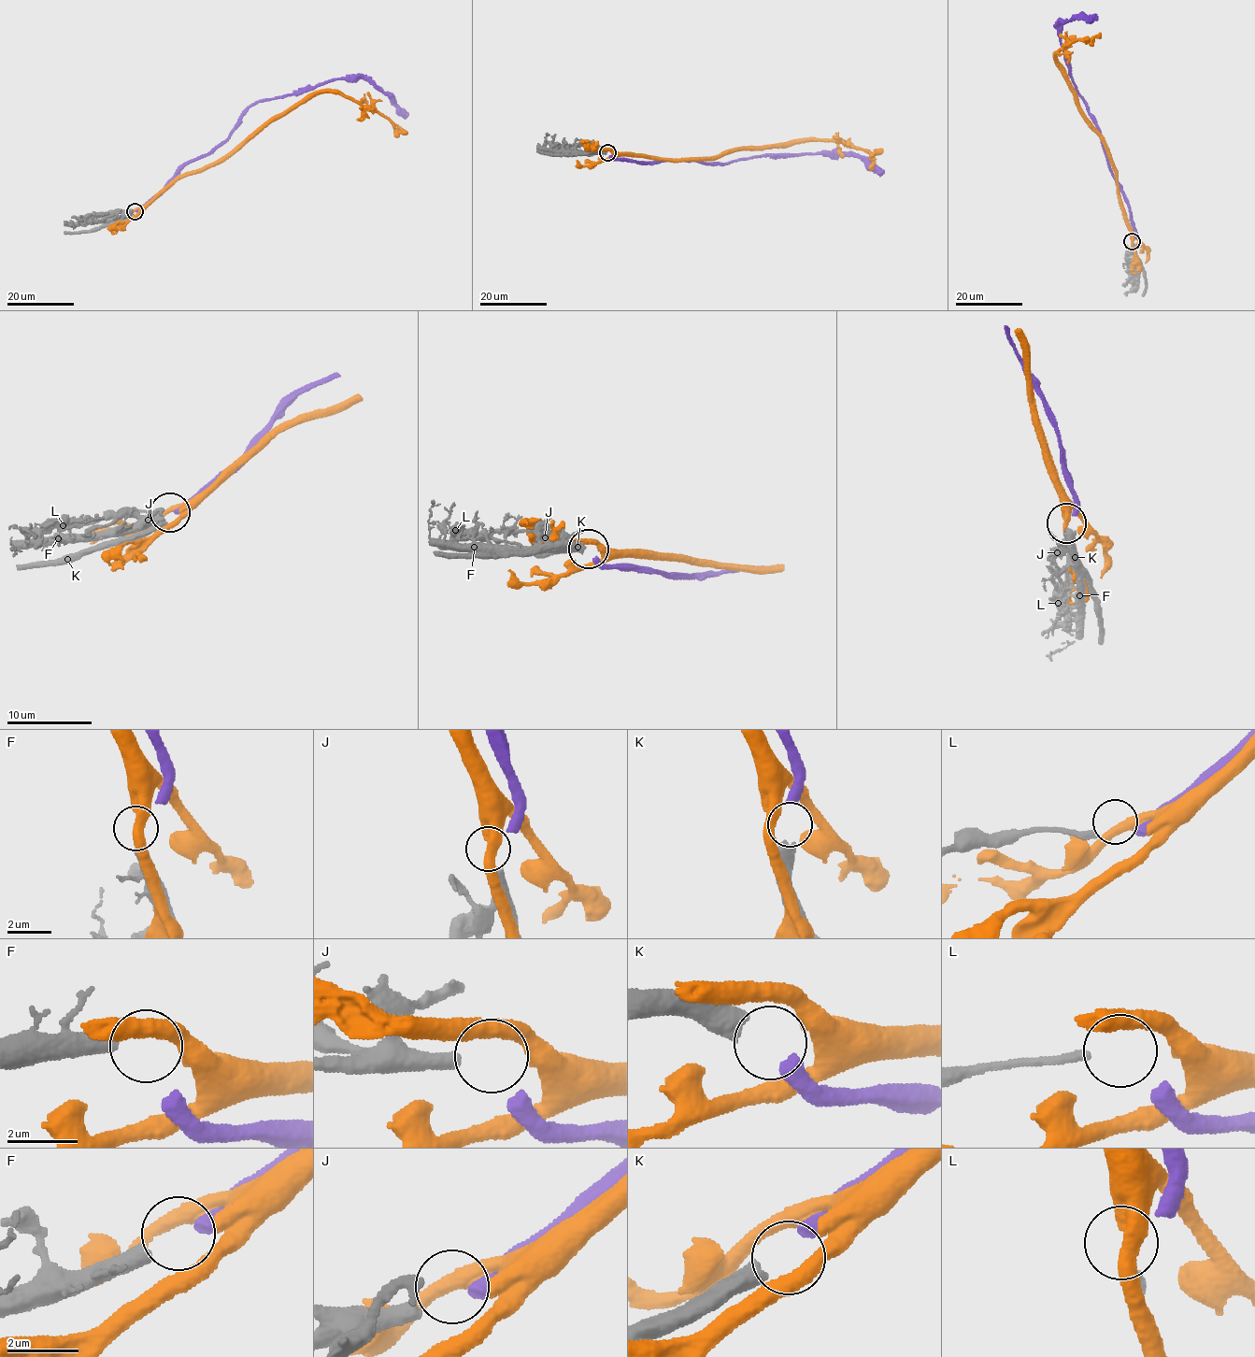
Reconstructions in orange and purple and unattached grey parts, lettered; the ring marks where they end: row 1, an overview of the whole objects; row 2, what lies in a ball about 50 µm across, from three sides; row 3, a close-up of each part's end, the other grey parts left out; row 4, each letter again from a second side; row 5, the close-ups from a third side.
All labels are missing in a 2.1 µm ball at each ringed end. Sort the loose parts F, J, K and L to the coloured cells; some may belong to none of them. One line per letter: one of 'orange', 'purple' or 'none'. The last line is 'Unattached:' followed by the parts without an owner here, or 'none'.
F: none
J: orange
K: purple
L: none
Unattached: F, L

